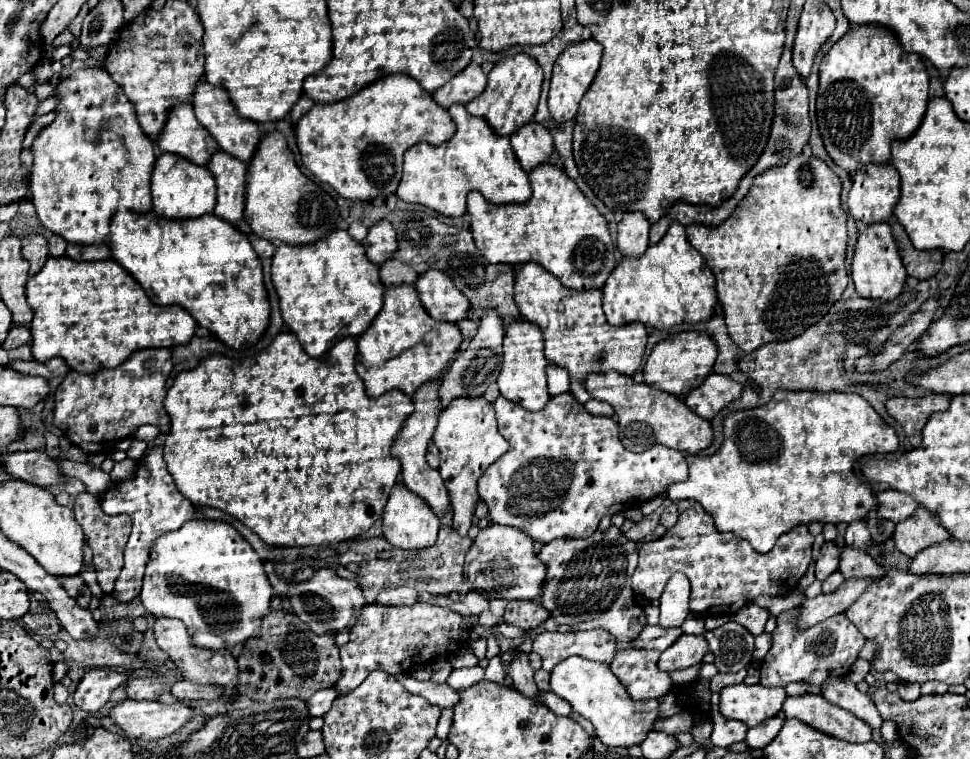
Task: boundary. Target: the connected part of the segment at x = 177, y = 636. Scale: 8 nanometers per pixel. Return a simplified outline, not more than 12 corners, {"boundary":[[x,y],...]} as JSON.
{"boundary":[[155,619],[157,645],[183,679],[237,699],[229,651],[191,645],[177,619]]}

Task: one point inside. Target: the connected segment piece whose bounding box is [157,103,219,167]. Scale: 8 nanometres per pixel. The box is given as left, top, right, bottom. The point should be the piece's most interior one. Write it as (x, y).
(183, 135)

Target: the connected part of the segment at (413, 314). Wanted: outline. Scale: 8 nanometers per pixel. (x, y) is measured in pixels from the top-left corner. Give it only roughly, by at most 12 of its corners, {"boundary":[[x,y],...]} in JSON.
{"boundary":[[391,287],[357,339],[369,397],[443,377],[463,335]]}

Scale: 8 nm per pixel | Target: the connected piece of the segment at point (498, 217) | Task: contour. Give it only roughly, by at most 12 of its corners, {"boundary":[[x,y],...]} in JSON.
{"boundary":[[551,163],[533,195],[467,209],[489,263],[539,263],[603,289],[617,267],[605,217]]}

